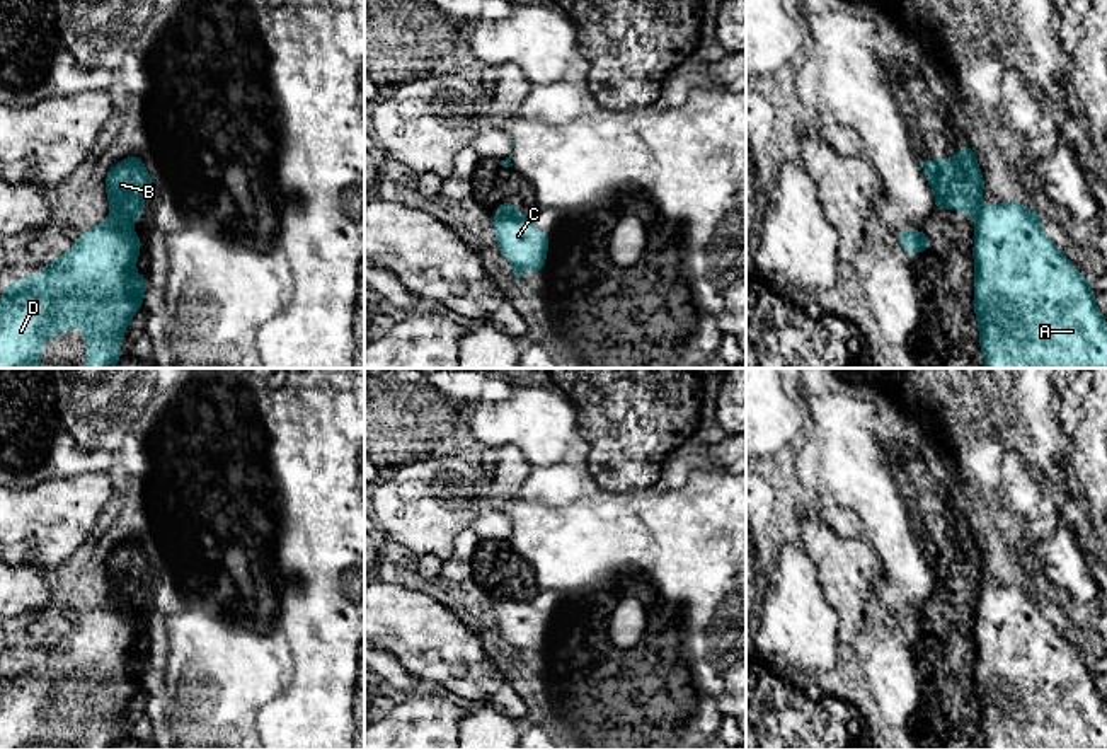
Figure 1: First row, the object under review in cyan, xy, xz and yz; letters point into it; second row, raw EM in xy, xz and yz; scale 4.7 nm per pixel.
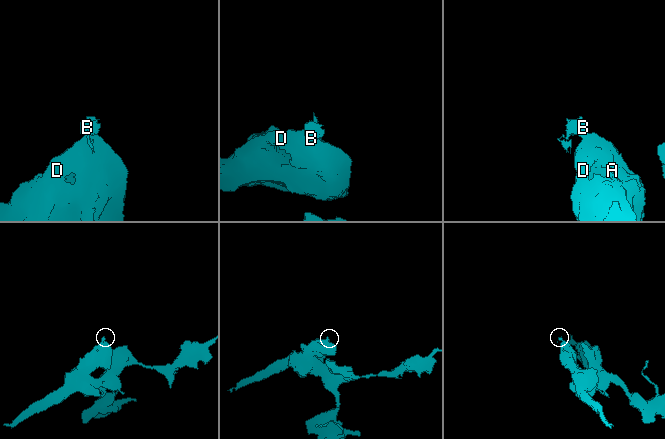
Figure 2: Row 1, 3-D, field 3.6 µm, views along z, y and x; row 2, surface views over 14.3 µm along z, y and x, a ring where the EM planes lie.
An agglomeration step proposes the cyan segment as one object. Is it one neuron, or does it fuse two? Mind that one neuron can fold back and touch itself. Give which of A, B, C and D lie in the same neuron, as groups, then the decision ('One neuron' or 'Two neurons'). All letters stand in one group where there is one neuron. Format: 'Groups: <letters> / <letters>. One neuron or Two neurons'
Groups: A C D / B. Two neurons

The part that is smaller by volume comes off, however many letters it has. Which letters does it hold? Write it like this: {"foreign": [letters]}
{"foreign": ["B"]}

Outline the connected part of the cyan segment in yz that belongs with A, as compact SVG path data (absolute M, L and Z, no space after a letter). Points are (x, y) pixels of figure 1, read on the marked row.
M1007 201L1001 205L983 205L974 213L974 302L972 309L978 317L979 344L984 356L984 368L1107 368L1107 320L1095 303L1095 293L1090 280L1076 273L1073 262L1054 245L1054 242L1041 230L1042 213L1025 208L1020 201Z

